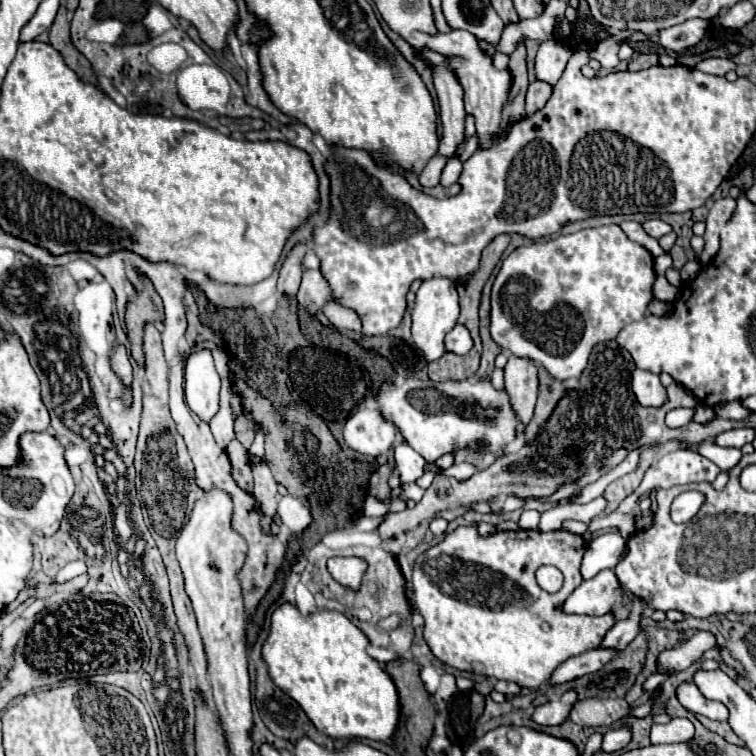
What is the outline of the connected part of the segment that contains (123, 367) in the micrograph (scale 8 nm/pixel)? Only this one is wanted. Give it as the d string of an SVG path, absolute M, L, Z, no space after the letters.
M115 347L113 355L111 355L111 367L125 385L131 383L131 363L129 363L127 353L125 353L123 347Z

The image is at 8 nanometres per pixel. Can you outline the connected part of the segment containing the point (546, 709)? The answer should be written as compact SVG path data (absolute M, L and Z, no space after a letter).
M569 689L565 691L559 699L547 699L543 705L535 707L531 713L531 719L537 725L543 727L553 727L553 725L561 725L569 719L569 711L573 709L573 705L577 703L577 691Z

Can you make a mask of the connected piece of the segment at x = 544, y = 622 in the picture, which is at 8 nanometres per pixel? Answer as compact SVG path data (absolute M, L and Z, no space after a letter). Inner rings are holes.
M475 525L457 527L443 541L421 553L413 565L413 585L417 609L425 619L423 637L433 655L459 669L471 671L489 679L513 681L521 687L537 689L551 677L551 673L567 659L595 649L603 641L607 629L615 625L613 613L603 617L575 617L559 613L559 605L583 581L579 577L579 561L583 557L585 541L581 535L569 531L497 531L493 535L479 535ZM541 565L553 565L563 573L563 587L557 593L547 593L537 585L535 571Z

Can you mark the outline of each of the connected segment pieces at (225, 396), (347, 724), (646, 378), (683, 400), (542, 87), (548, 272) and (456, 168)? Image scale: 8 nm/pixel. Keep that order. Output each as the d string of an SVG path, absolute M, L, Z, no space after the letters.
M225 377L221 379L221 393L219 393L219 411L213 415L213 419L209 421L211 433L217 441L217 445L221 445L223 449L231 443L231 439L235 437L233 431L233 423L235 417L231 413L231 405L229 405L229 397L231 397L231 381Z
M281 603L271 615L271 627L261 655L267 663L273 683L301 705L301 709L321 733L333 739L357 737L389 741L391 733L395 733L395 721L399 721L399 697L395 693L395 683L391 681L391 677L387 677L387 673L383 673L383 667L367 655L367 645L369 639L339 611L319 609L305 617L295 605Z
M639 369L633 371L631 387L633 387L637 401L643 407L663 407L667 403L667 391L661 385L659 377L655 377L655 373L639 371Z
M671 383L669 385L669 403L667 409L677 409L677 407L695 407L695 395L687 389L683 389L683 385L679 383Z
M533 81L527 89L527 105L525 105L527 117L533 115L535 111L543 109L549 97L551 97L551 85L547 85L543 81Z
M617 225L583 229L526 244L503 261L495 277L491 289L491 337L501 349L509 349L511 355L543 365L551 379L575 379L585 369L589 353L597 343L615 339L625 325L643 319L653 299L653 281L651 253L633 243Z
M453 157L453 159L449 159L449 163L447 163L445 169L443 169L441 185L443 185L443 187L451 187L451 185L459 179L459 175L461 175L461 161L459 161L457 157Z

